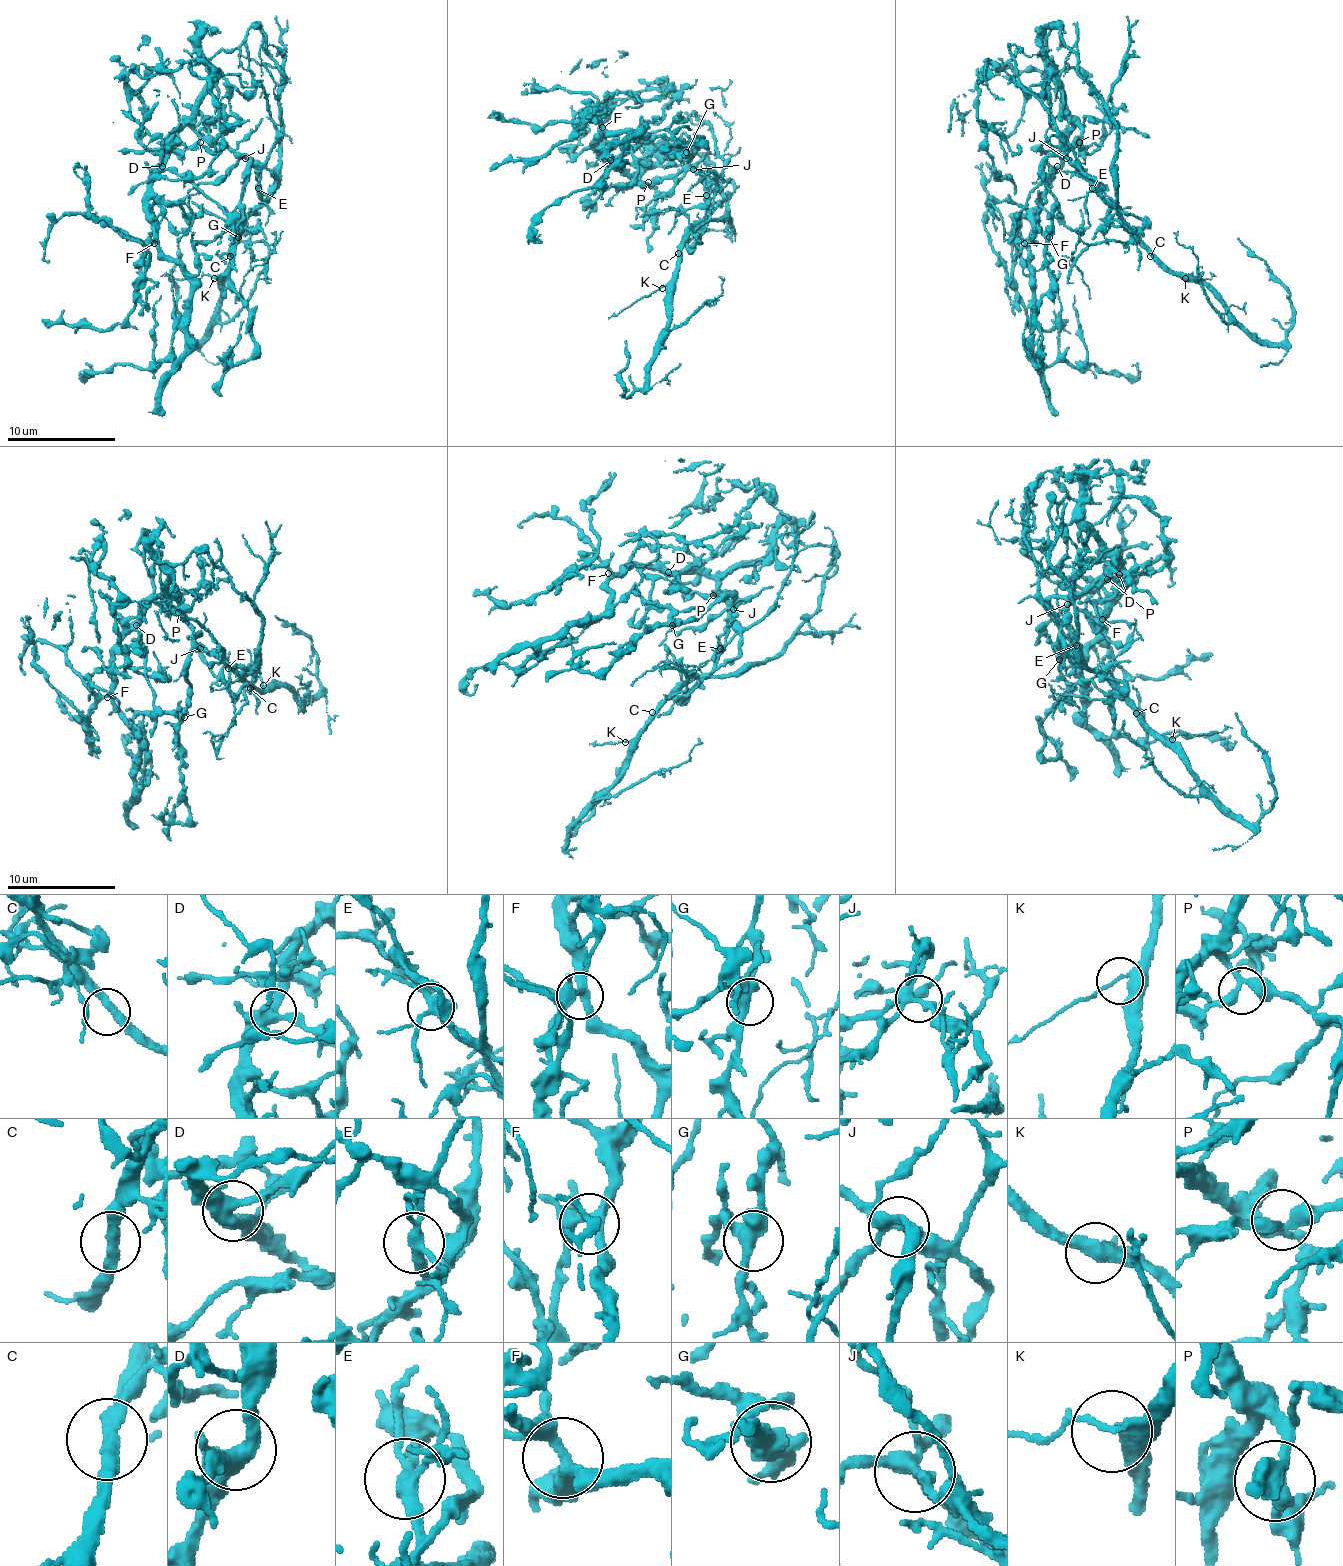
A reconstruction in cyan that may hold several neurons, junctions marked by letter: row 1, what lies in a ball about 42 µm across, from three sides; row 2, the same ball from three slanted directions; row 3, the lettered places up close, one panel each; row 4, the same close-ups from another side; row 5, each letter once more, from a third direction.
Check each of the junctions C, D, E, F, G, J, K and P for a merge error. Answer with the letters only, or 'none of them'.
J

